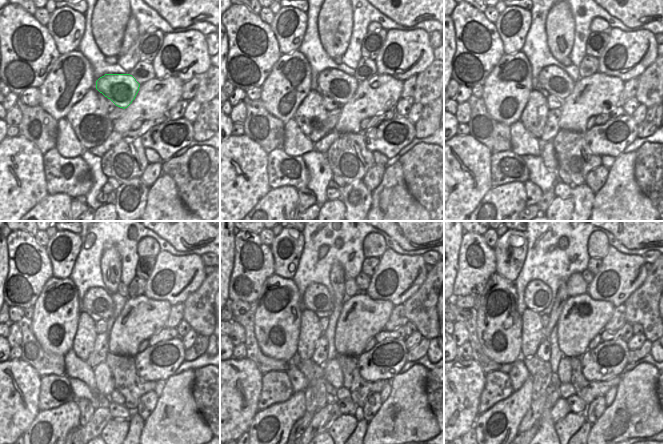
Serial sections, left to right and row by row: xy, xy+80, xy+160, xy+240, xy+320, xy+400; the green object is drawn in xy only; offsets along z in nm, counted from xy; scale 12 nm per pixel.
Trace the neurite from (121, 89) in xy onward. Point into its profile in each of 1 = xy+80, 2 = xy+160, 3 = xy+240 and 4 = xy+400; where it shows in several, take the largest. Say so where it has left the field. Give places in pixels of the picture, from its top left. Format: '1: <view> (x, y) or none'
1: xy+80 (333, 83)
2: xy+160 (555, 81)
3: xy+240 (96, 300)
4: xy+400 (537, 296)

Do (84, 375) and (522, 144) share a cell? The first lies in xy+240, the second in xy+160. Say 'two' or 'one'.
one

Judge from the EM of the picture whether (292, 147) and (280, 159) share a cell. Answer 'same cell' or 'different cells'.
different cells

